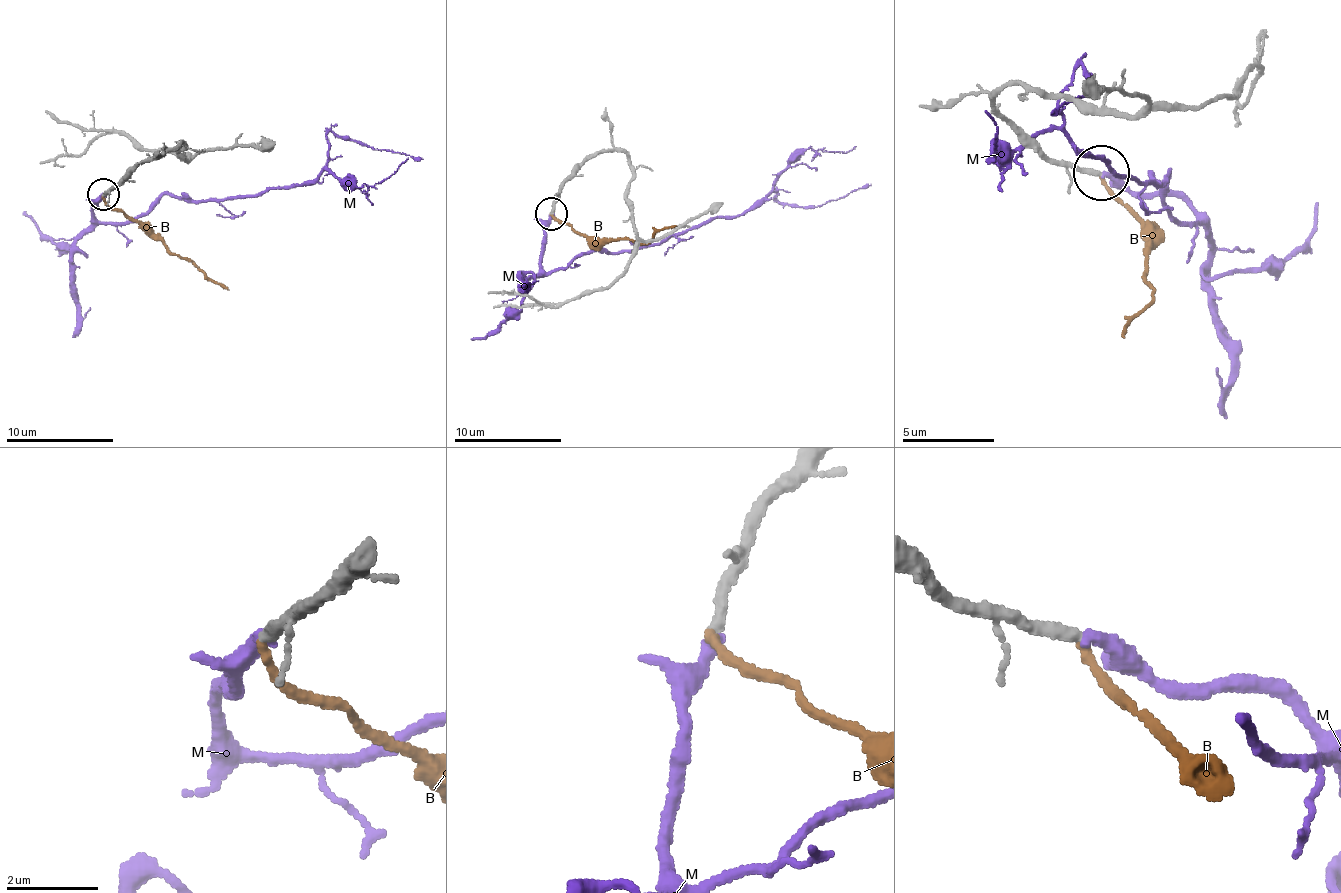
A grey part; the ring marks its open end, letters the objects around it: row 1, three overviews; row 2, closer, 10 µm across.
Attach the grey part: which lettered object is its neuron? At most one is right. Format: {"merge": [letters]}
{"merge": ["M"]}

